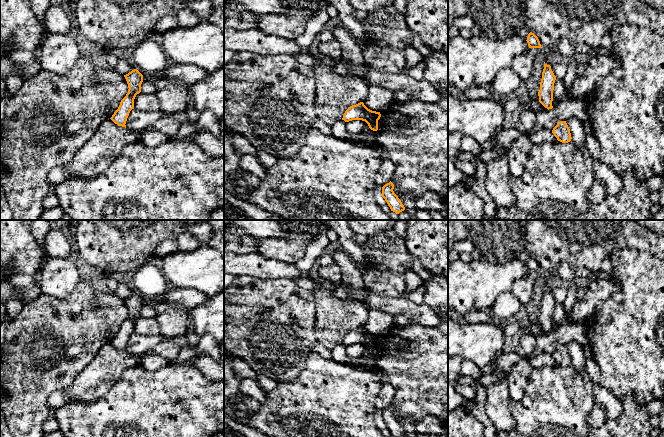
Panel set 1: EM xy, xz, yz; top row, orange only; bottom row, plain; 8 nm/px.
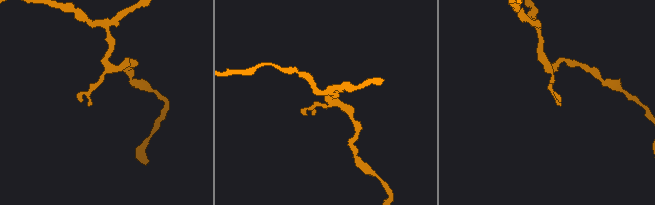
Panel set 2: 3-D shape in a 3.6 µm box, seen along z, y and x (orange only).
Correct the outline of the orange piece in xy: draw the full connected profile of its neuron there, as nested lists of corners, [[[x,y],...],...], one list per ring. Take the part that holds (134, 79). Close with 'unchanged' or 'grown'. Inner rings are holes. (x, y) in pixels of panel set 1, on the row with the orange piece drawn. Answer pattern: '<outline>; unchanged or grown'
[[[134,69],[128,74],[124,75],[124,77],[128,84],[128,93],[121,100],[118,109],[114,112],[110,119],[118,126],[126,128],[125,124],[129,113],[132,109],[134,109],[134,99],[136,95],[141,92],[143,75],[137,69]]]; unchanged

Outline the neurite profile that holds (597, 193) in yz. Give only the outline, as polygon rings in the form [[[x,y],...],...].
[[[594,178],[594,182],[590,187],[589,191],[587,192],[587,200],[591,204],[598,204],[603,202],[607,196],[608,194],[603,183],[600,182],[598,179]]]

